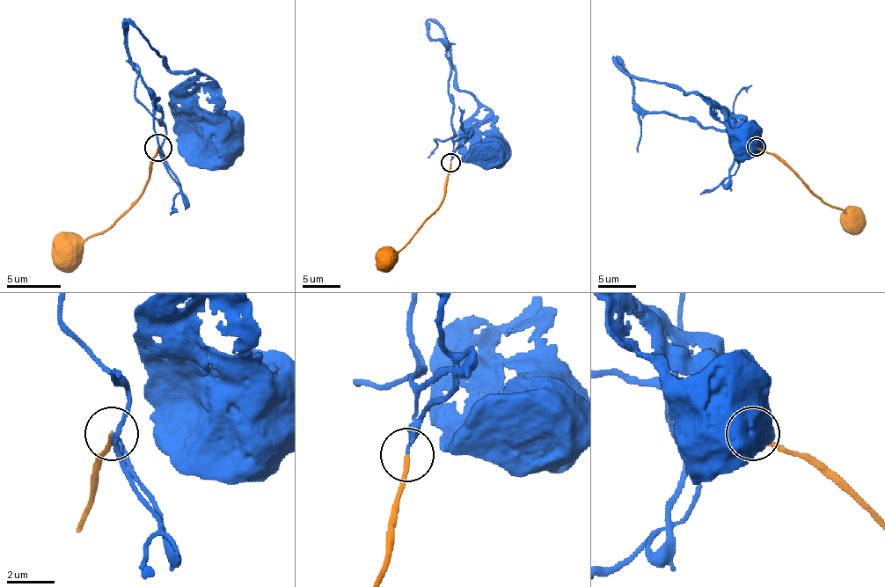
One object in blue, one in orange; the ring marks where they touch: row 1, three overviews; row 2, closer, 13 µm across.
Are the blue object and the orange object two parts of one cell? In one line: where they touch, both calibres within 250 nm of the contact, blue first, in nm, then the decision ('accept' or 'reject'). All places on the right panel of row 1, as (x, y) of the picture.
place (756, 147); calibres 200 and 200 nm; reject

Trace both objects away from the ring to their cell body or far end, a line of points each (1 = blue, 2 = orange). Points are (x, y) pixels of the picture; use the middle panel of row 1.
1: (450, 162), (450, 73), (446, 50), (429, 37), (431, 21), (448, 42), (456, 86), (488, 113), (493, 150)
2: (450, 162), (441, 206), (398, 251), (390, 251), (383, 257)

